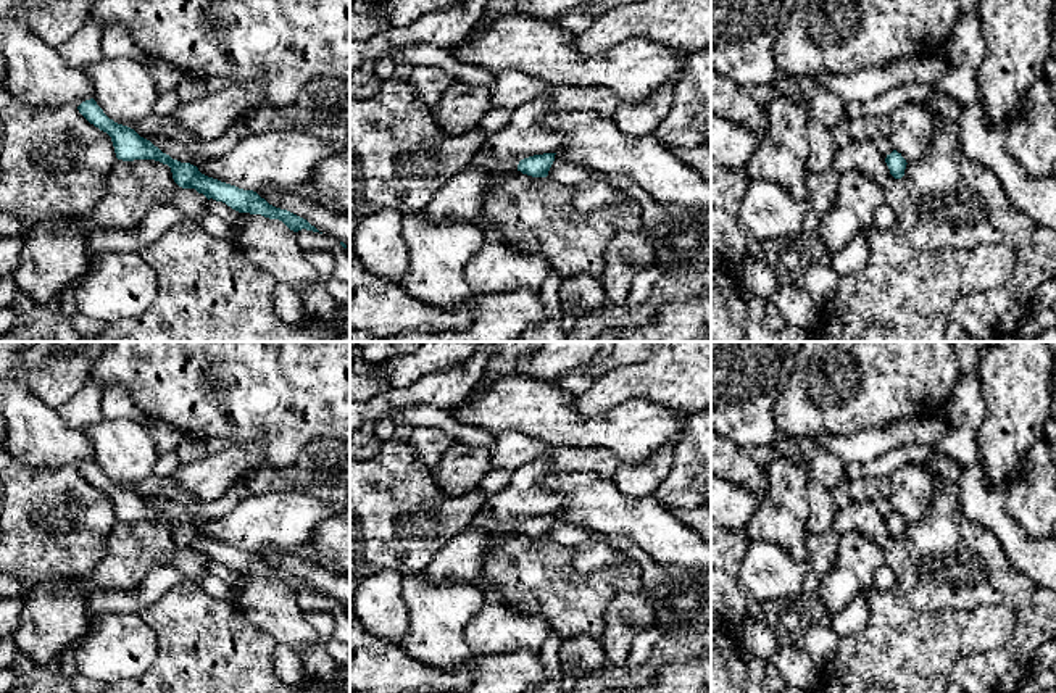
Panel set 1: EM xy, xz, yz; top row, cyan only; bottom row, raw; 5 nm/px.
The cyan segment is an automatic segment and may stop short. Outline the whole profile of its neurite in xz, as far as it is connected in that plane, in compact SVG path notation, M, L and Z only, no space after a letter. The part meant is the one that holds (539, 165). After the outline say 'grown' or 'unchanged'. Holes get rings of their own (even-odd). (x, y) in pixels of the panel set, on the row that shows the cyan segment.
M543 153L524 158L518 164L518 171L532 177L547 177L556 153Z | unchanged

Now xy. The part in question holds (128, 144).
M94 98L82 102L77 110L90 124L111 137L118 160L160 161L171 168L174 182L182 189L195 189L208 200L213 198L216 201L222 201L239 213L261 214L269 219L279 219L293 232L298 232L301 229L319 232L306 219L287 210L269 205L253 190L243 190L235 185L208 177L202 174L197 166L173 160L169 155L155 147L150 140L140 137L134 129L110 119Z | unchanged

